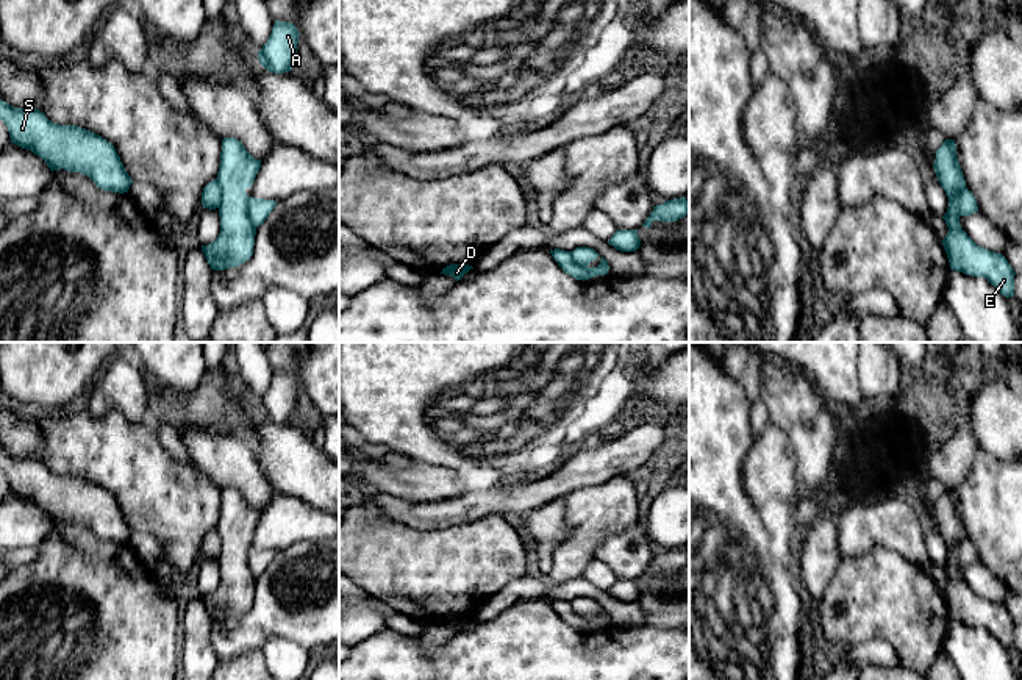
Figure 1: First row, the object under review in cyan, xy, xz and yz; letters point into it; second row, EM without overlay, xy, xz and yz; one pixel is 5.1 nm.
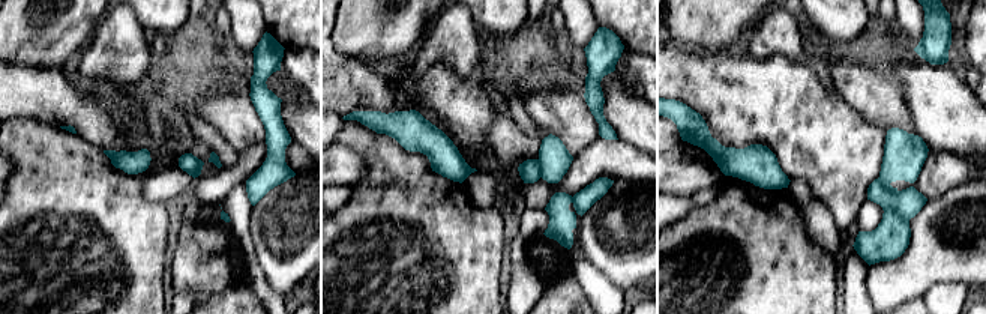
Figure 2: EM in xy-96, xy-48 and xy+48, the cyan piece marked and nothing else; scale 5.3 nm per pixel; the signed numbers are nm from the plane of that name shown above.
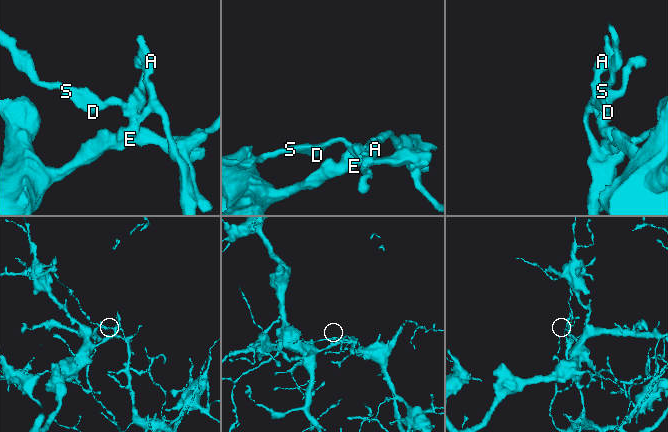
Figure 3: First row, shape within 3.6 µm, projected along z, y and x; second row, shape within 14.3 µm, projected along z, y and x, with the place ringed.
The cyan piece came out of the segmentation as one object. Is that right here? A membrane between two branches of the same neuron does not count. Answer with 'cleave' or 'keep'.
cleave

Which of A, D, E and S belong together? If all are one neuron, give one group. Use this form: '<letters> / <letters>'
A D S / E

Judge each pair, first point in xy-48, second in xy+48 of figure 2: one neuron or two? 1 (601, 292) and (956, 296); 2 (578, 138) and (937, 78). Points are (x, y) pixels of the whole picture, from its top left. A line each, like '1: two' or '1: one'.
1: one
2: two

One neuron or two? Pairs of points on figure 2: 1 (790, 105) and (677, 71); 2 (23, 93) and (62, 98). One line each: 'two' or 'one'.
1: one
2: one

